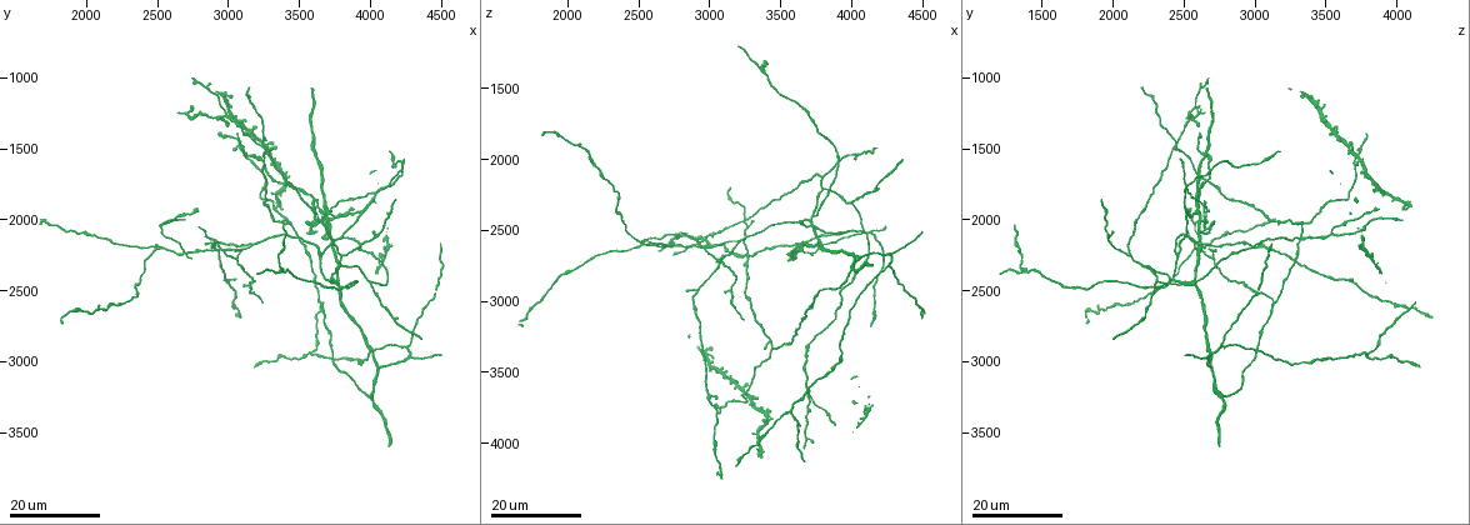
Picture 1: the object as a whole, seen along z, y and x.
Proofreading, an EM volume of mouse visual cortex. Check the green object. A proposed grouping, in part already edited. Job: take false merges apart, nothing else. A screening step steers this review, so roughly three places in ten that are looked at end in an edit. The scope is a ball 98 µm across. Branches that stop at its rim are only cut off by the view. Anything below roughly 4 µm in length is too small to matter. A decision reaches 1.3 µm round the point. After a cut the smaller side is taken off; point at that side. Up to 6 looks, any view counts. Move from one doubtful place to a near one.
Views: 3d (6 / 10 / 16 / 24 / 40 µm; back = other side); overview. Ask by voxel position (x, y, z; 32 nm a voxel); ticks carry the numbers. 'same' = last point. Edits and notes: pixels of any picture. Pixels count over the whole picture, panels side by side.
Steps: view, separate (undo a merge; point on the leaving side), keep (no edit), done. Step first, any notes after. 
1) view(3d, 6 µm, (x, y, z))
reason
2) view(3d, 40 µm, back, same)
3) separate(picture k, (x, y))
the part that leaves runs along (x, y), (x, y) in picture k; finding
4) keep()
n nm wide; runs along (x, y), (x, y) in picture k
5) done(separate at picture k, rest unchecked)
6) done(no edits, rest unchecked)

view(3d, 16 µm, (4260, 2900, 2760))
small branch off a trunk

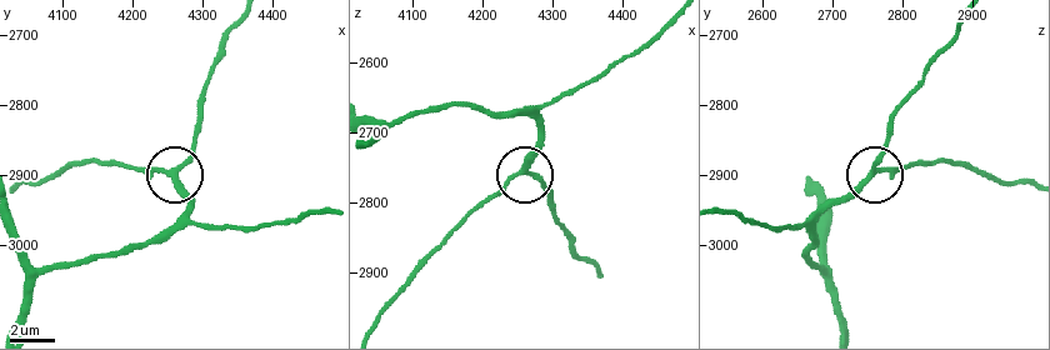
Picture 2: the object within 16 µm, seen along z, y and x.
view(3d, 10 µm, (4255, 2895, 2760))
closer look

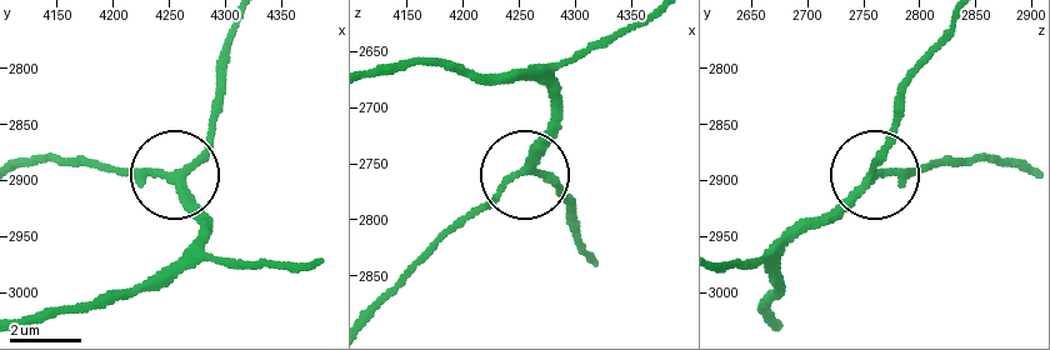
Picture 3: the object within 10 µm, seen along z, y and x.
keep()
210 nm wide; runs along (776, 324), (766, 305), (779, 260), (865, 180), (899, 111) in picture 3; one cell here

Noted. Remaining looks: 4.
view(3d, 16 µm, (3940, 1960, 2500))
branch point

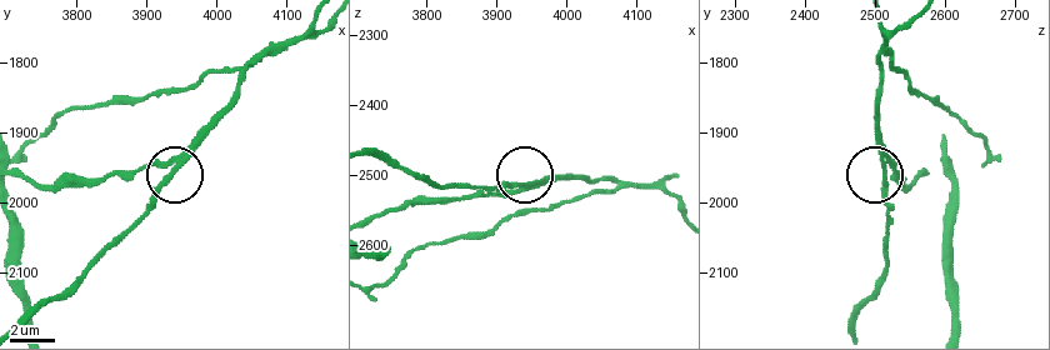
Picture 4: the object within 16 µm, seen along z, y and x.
view(3d, 10 µm, (3930, 1940, 2525))

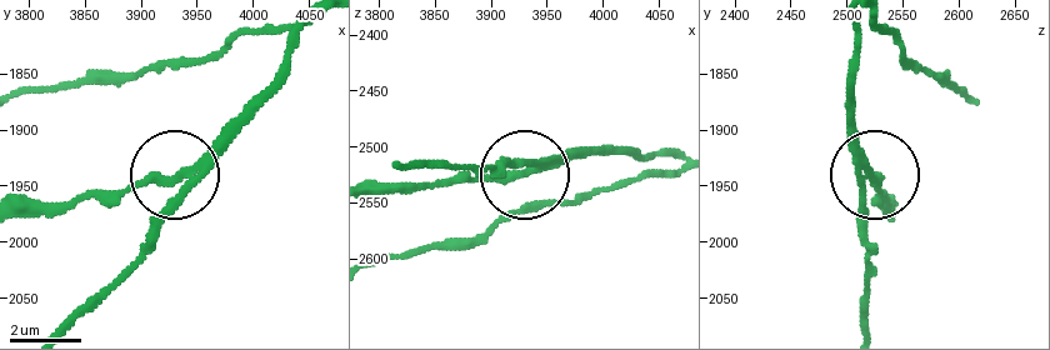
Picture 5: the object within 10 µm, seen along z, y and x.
separate(picture 5, (154, 176))
3 arms; the part that leaves runs along (199, 160), (111, 193), (23, 201) in picture 5; a second cell is stuck on

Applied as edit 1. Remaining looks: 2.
view(3d, 24 µm, (3820, 2260, 2100))
three arms meet

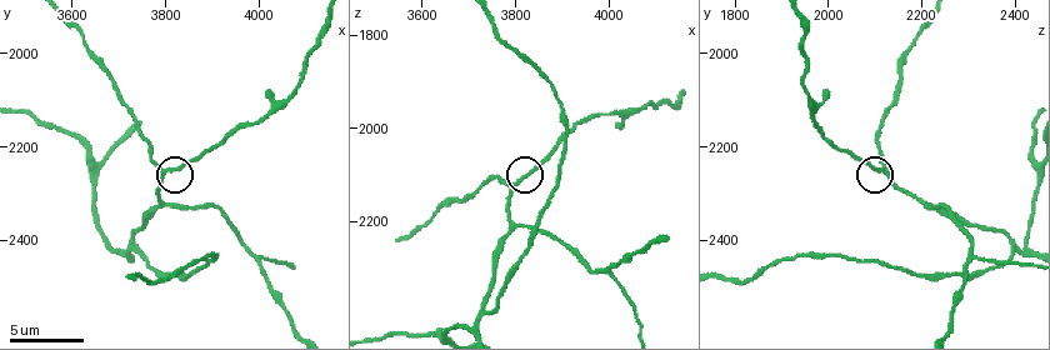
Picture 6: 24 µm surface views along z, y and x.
view(3d, 6 µm, (3805, 2255, 2110))

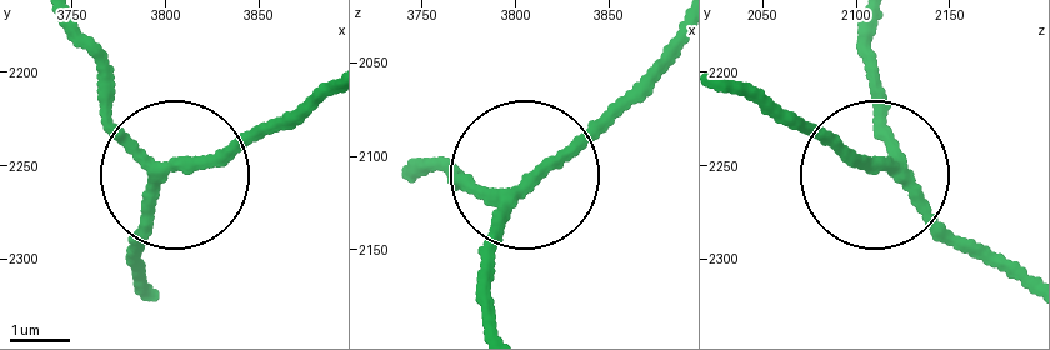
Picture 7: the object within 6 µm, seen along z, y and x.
keep()
runs along (879, 20), (883, 164), (849, 164), (764, 99) in picture 7; one cell here

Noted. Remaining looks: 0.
done(separate at picture 5, rest unchecked)

